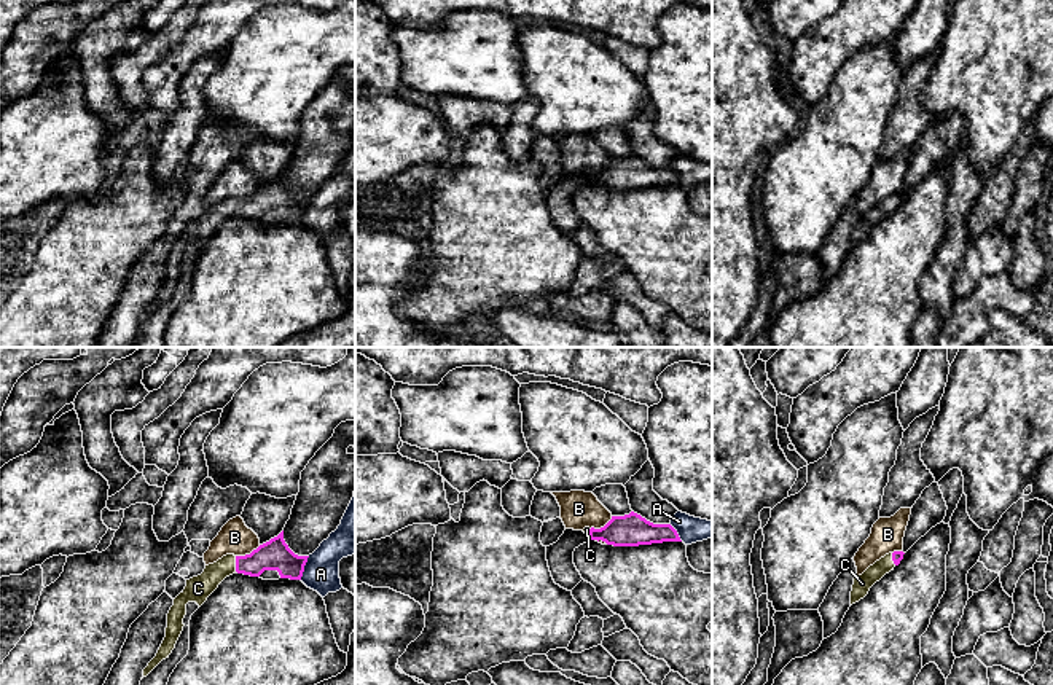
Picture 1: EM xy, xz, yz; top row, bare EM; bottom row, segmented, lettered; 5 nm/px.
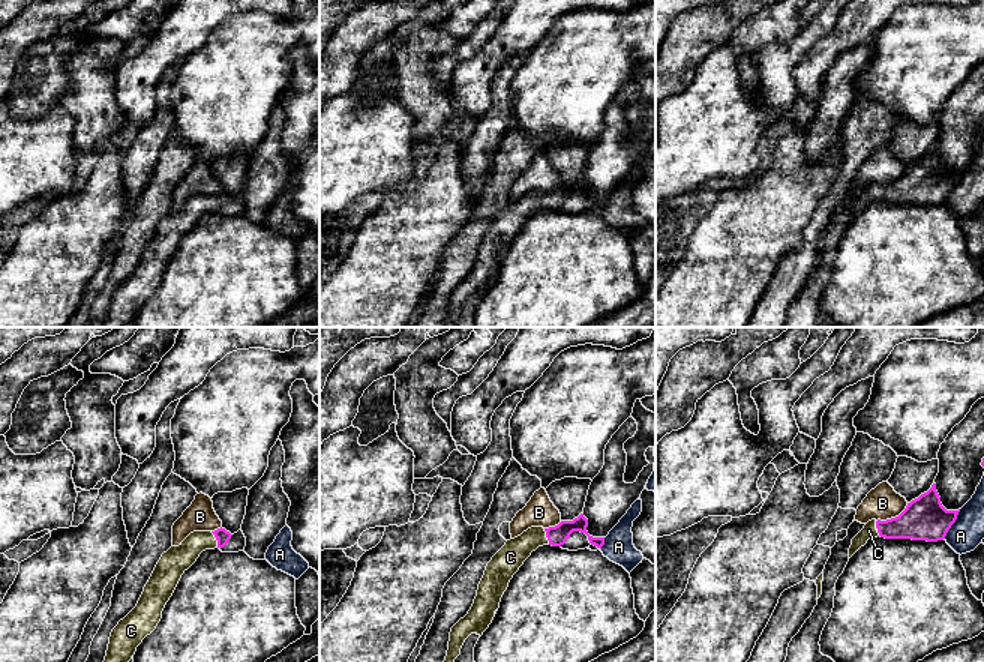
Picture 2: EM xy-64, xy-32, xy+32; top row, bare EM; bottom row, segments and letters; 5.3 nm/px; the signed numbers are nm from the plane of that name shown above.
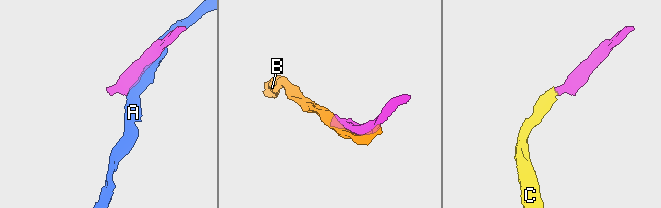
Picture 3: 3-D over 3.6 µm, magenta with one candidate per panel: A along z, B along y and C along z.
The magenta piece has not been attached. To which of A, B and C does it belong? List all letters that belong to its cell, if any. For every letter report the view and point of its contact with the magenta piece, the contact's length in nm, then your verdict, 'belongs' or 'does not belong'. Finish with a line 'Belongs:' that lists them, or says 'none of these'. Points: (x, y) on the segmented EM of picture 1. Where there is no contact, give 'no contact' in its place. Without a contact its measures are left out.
A: xy (303, 567) | 130 nm | does not belong
B: xy (247, 555) | 140 nm | does not belong
C: xy (236, 564) | 90 nm | belongs
Belongs: C

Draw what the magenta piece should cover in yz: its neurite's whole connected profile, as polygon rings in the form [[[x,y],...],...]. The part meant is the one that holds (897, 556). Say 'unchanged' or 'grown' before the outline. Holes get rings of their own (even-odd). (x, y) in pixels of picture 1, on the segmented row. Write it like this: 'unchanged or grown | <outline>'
grown | [[[903,551],[889,553],[870,566],[862,575],[855,577],[851,591],[851,605],[863,599],[876,581],[894,570],[903,559],[903,554]]]

